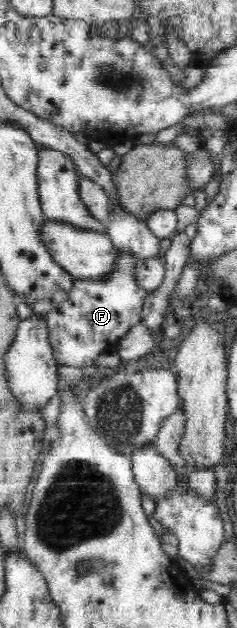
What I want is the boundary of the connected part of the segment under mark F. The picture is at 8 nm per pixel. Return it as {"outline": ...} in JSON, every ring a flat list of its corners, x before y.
{"outline":[[119,249,119,252,121,259,118,260,118,266,114,268,114,272,110,272,110,276,106,276,104,279,75,279,66,302,62,302,58,308,45,315,49,329,50,346,57,363,75,366,78,369,92,365,100,352,102,352,101,354,106,352,112,354,122,336,128,334,136,324,141,323,141,311,149,292,142,289,135,278,137,261,140,259,122,251,122,249]]}

